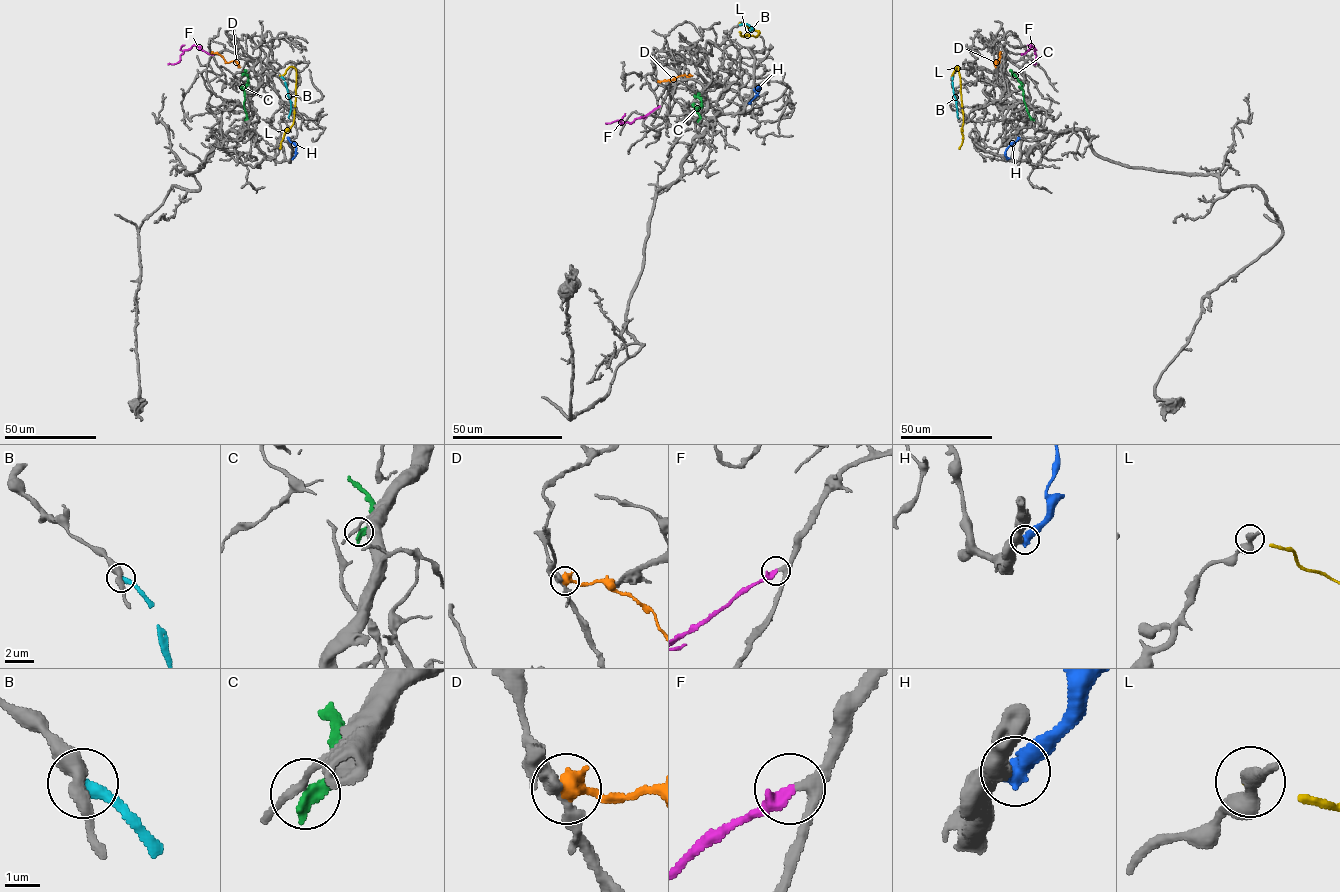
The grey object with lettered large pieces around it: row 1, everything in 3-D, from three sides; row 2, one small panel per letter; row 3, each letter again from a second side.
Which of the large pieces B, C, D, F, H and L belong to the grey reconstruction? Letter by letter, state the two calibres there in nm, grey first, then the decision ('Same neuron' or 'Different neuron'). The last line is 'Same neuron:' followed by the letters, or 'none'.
B: Thickness 440 nm (grey) against 420 nm. Different neuron
C: Thickness 190 nm (grey) against 500 nm. Different neuron
D: Thickness 380 nm (grey) against 500 nm. Different neuron
F: Thickness 280 nm (grey) against 360 nm. Same neuron
H: Thickness 480 nm (grey) against 650 nm. Different neuron
L: Thickness 440 nm (grey) against 130 nm. Different neuron
Same neuron: F

